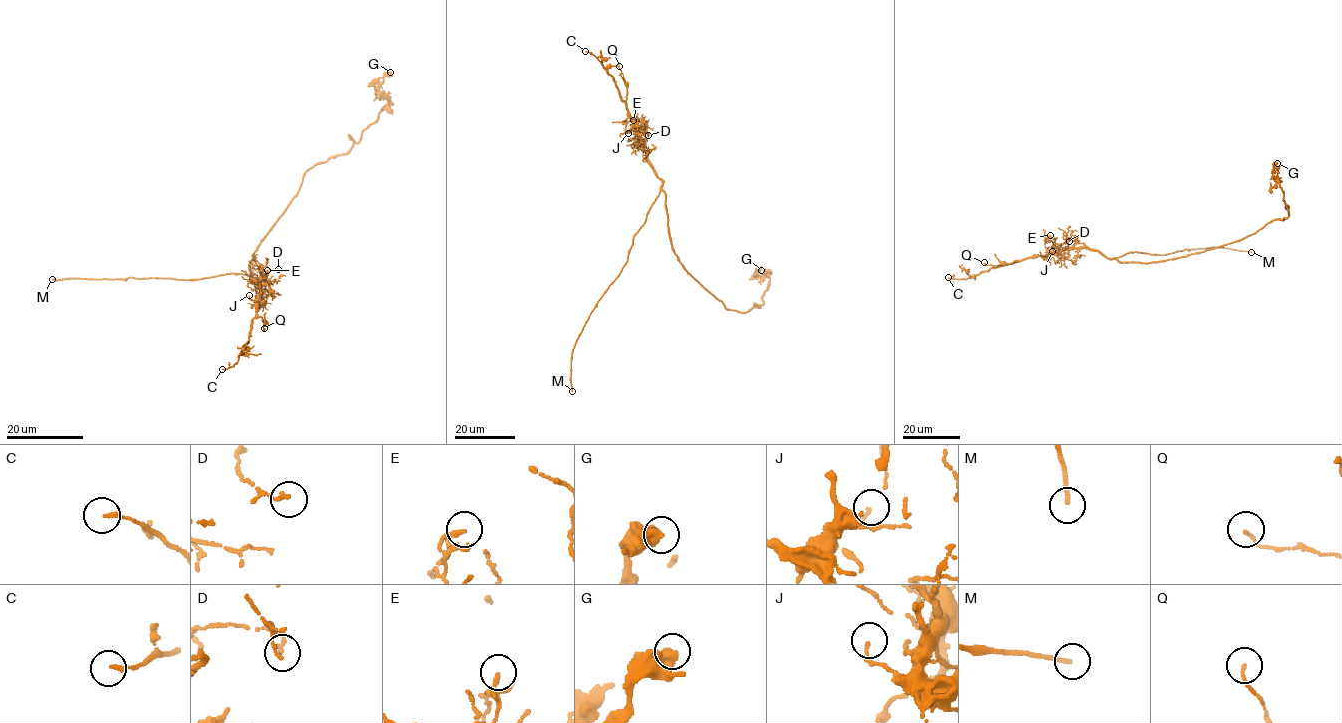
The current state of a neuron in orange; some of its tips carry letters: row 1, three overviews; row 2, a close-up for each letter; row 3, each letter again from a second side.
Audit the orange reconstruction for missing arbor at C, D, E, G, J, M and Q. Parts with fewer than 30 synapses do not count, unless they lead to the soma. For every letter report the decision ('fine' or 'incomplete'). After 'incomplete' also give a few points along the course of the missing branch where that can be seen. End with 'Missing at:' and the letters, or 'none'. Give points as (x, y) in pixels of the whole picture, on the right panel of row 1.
C: fine
D: fine
E: fine
G: fine
J: fine
M: incomplete; course (1251, 252), (1269, 254), (1280, 239)
Q: fine
Missing at: M

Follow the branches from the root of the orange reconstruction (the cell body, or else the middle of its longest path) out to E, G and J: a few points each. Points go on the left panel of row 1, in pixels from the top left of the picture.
E: (252, 275), (265, 285), (266, 277), (261, 292), (251, 282), (266, 278), (267, 270)
G: (252, 275), (248, 265), (253, 252), (286, 211), (305, 172), (346, 154), (388, 103), (378, 85), (390, 72)
J: (252, 275), (263, 284), (268, 282), (263, 275), (266, 277), (258, 297), (253, 300), (249, 295)

